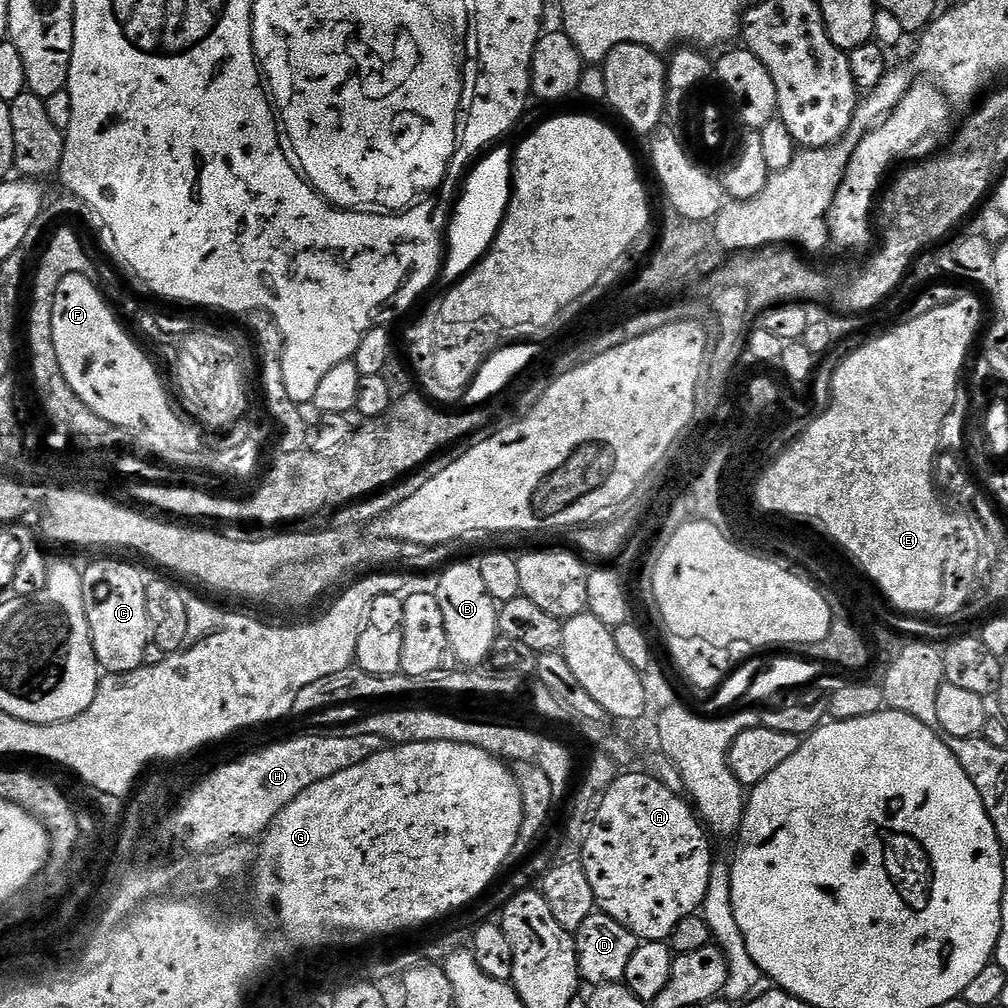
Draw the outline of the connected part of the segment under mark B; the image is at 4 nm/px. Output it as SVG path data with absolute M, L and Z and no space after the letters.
M475 563L450 565L444 573L439 573L435 594L438 606L442 606L446 638L450 638L450 650L456 655L457 665L483 665L483 660L485 663L491 657L498 635L498 605L486 594L479 567Z

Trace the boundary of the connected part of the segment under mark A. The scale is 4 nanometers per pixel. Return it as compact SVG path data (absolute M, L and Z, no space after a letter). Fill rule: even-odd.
M647 771L644 772L628 772L625 776L624 773L617 775L614 783L606 790L606 794L596 811L596 817L592 819L592 826L583 837L583 840L585 840L582 863L586 870L586 878L590 878L590 890L594 890L596 908L599 911L605 912L610 918L614 918L614 922L622 922L622 926L626 926L626 930L630 930L635 934L637 941L667 941L672 935L674 926L678 926L678 922L682 922L682 918L695 916L701 911L704 899L708 893L708 887L710 886L710 874L712 873L714 855L712 856L712 848L708 845L709 833L706 831L699 815L694 811L693 805L680 792L670 790L655 776Z

